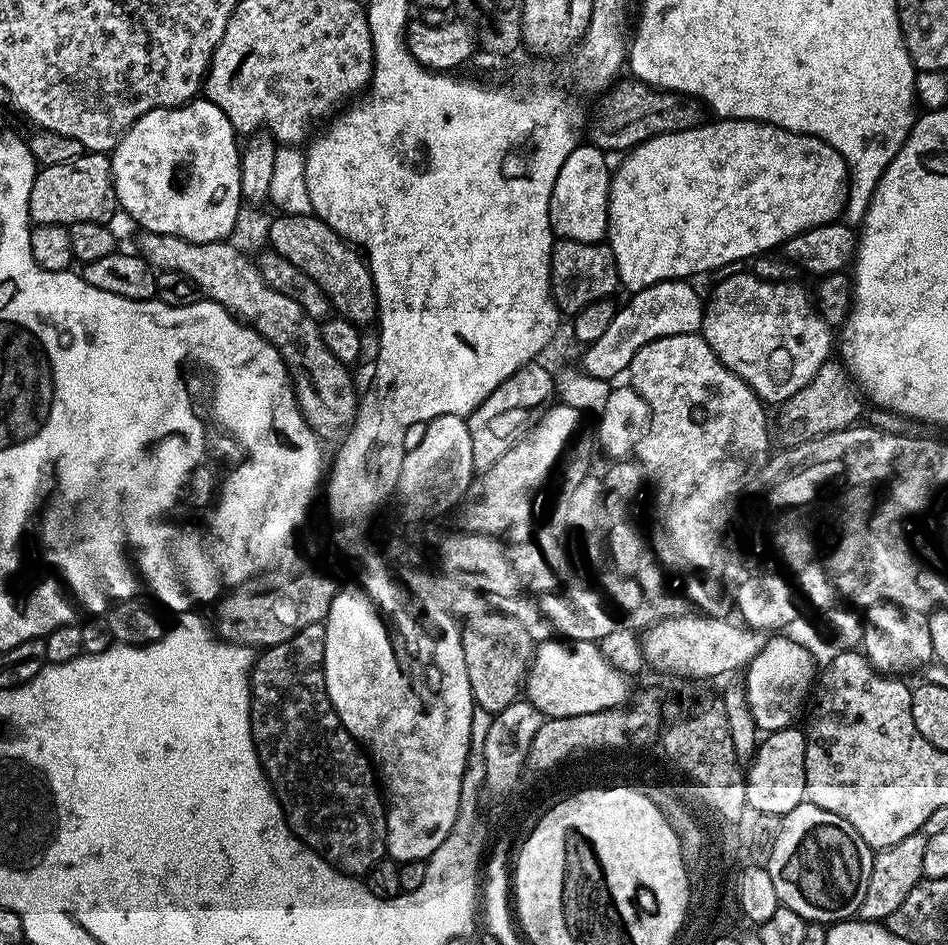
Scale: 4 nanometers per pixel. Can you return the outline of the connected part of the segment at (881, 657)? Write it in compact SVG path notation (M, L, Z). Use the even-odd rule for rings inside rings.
M874 604L864 616L862 651L873 668L881 674L904 674L932 660L930 622L925 613L903 608L900 604Z

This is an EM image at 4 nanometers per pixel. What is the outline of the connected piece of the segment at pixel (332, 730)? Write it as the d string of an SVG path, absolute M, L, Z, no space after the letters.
M311 624L306 630L298 630L294 638L263 649L255 657L252 675L248 677L252 695L252 737L272 793L278 798L284 821L292 833L340 872L366 874L386 856L386 804L376 793L378 780L369 757L344 729L330 702L324 681L325 654L326 630L323 624Z

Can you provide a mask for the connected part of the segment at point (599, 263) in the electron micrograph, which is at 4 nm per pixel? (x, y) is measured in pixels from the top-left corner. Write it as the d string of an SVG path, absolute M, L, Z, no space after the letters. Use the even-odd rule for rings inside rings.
M557 239L552 245L552 265L550 266L552 298L556 307L564 314L581 312L590 302L607 300L620 284L620 275L614 262L612 245L607 242L574 242Z

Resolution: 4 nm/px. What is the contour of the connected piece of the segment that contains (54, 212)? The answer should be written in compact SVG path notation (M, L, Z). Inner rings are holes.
M88 152L70 162L45 164L37 171L28 203L28 215L33 225L108 224L115 212L118 212L118 201L112 181L112 161L105 153Z

